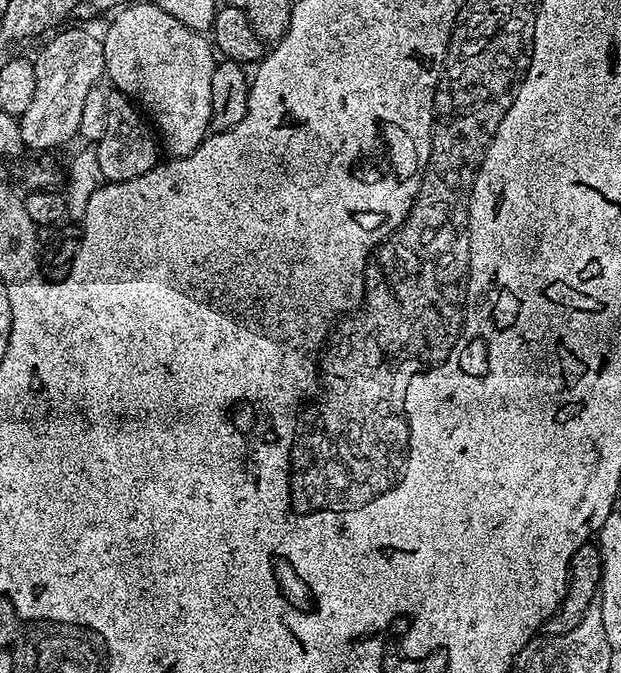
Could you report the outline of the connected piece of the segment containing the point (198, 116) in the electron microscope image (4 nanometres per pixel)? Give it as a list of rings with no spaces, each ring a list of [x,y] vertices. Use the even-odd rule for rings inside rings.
[[[155,2],[131,4],[119,9],[113,15],[116,17],[113,18],[108,33],[103,33],[102,36],[107,79],[112,79],[112,86],[122,90],[125,96],[131,96],[139,101],[143,111],[154,121],[155,131],[162,137],[163,147],[165,144],[172,151],[169,153],[173,157],[186,156],[204,140],[212,122],[210,78],[217,66],[217,61],[212,60],[213,45],[207,35],[188,28],[171,13],[158,7]]]

